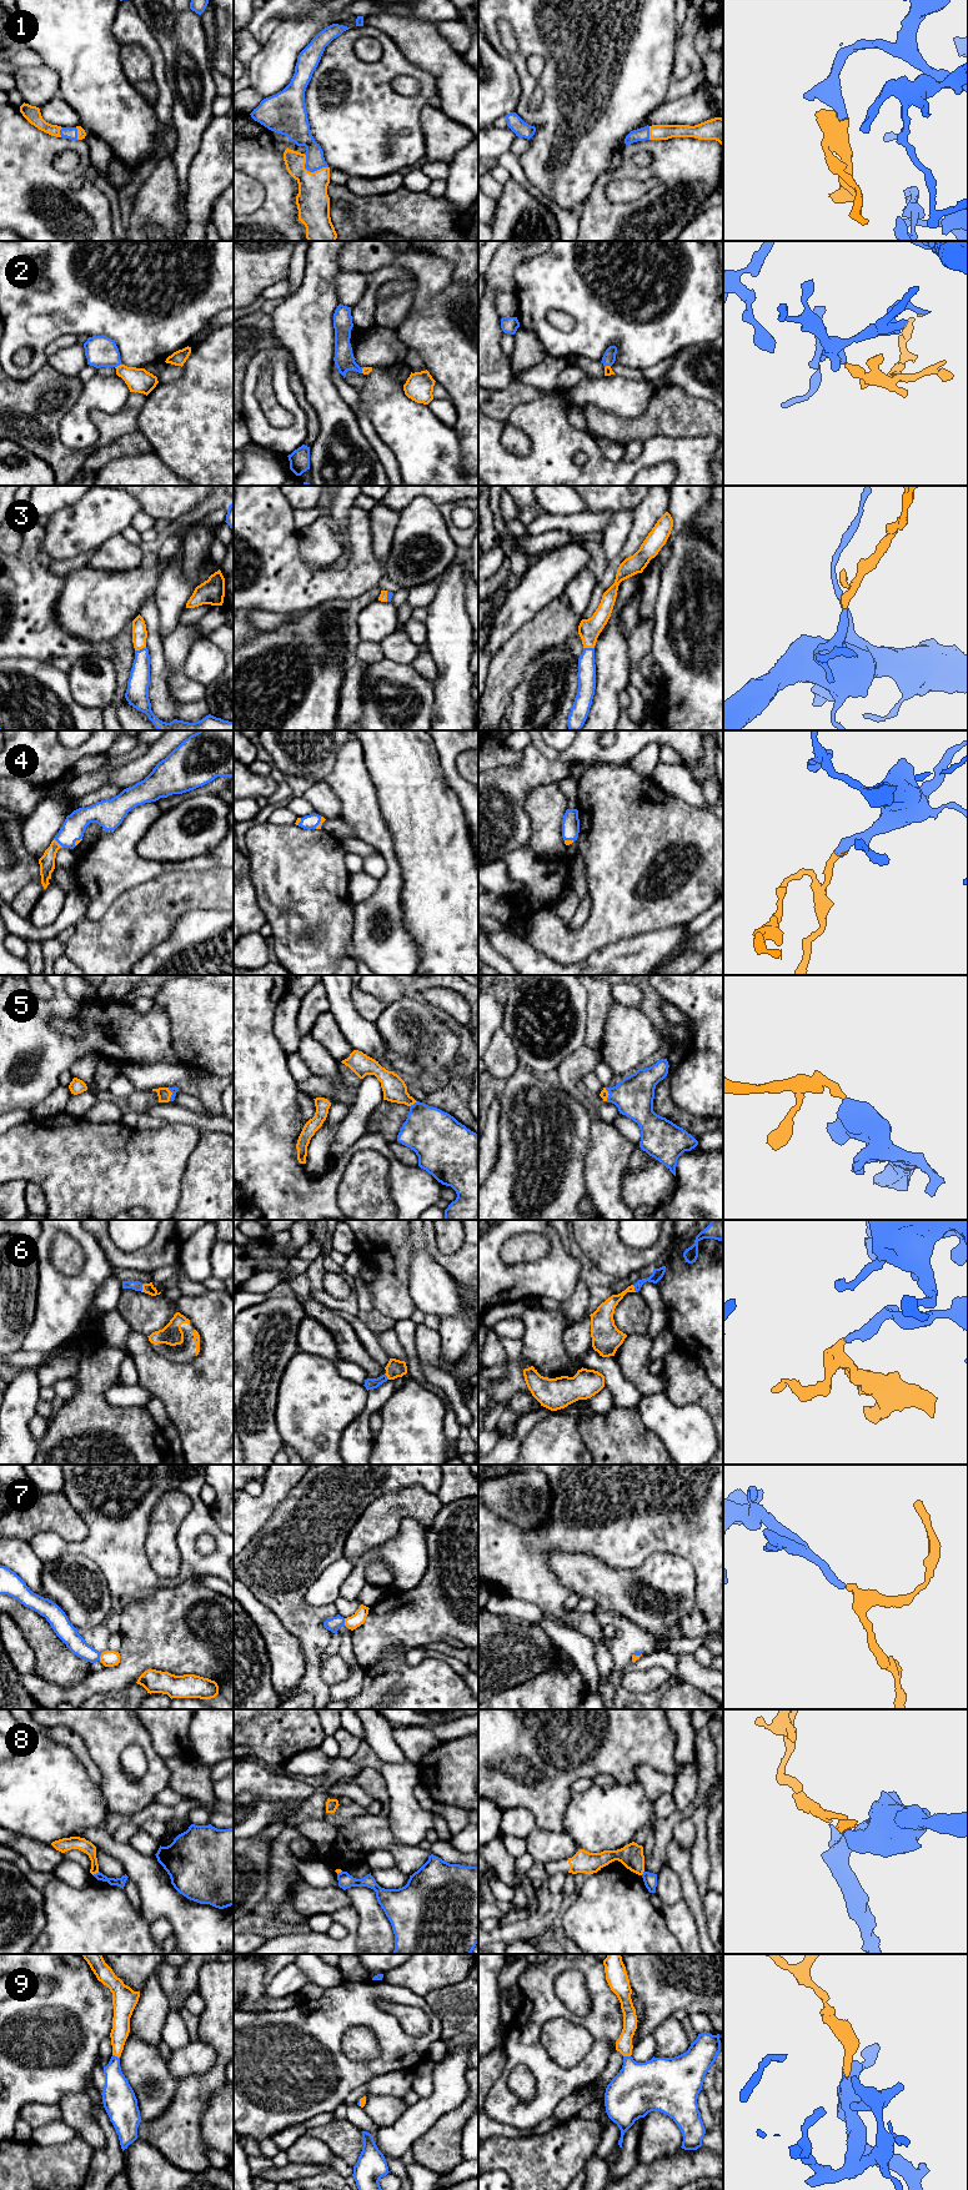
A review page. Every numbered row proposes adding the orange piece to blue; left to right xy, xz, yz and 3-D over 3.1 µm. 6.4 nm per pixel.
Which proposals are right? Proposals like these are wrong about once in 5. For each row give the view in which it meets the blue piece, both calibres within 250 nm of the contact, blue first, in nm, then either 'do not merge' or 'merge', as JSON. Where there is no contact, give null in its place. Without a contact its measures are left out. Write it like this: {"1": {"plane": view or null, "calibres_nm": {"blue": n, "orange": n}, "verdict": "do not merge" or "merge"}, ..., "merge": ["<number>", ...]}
{"1": {"plane": "xz", "calibres_nm": {"blue": 140, "orange": 220}, "verdict": "merge"}, "2": {"plane": "xy", "calibres_nm": {"blue": 200, "orange": 160}, "verdict": "merge"}, "3": {"plane": "xy", "calibres_nm": {"blue": 140, "orange": 100}, "verdict": "merge"}, "4": {"plane": "xy", "calibres_nm": {"blue": 150, "orange": 100}, "verdict": "merge"}, "5": {"plane": "xz", "calibres_nm": {"blue": 320, "orange": 160}, "verdict": "merge"}, "6": {"plane": "xy", "calibres_nm": {"blue": 60, "orange": 70}, "verdict": "merge"}, "7": {"plane": "xy", "calibres_nm": {"blue": 120, "orange": 110}, "verdict": "merge"}, "8": {"plane": "xy", "calibres_nm": {"blue": 60, "orange": 80}, "verdict": "do not merge"}, "9": {"plane": "xy", "calibres_nm": {"blue": 200, "orange": 120}, "verdict": "merge"}, "merge": ["1", "2", "3", "4", "5", "6", "7", "9"]}

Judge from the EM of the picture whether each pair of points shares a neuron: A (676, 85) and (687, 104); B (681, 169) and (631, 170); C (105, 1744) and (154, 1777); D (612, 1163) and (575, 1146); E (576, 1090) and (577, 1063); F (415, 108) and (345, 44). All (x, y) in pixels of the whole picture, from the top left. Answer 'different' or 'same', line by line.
A: different
B: same
C: same
D: different
E: same
F: same

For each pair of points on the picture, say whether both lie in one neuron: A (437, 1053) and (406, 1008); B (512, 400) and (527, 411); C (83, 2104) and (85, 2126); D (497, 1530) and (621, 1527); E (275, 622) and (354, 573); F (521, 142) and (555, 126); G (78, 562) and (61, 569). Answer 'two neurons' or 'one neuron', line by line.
A: one neuron
B: two neurons
C: one neuron
D: one neuron
E: two neurons
F: two neurons
G: one neuron

